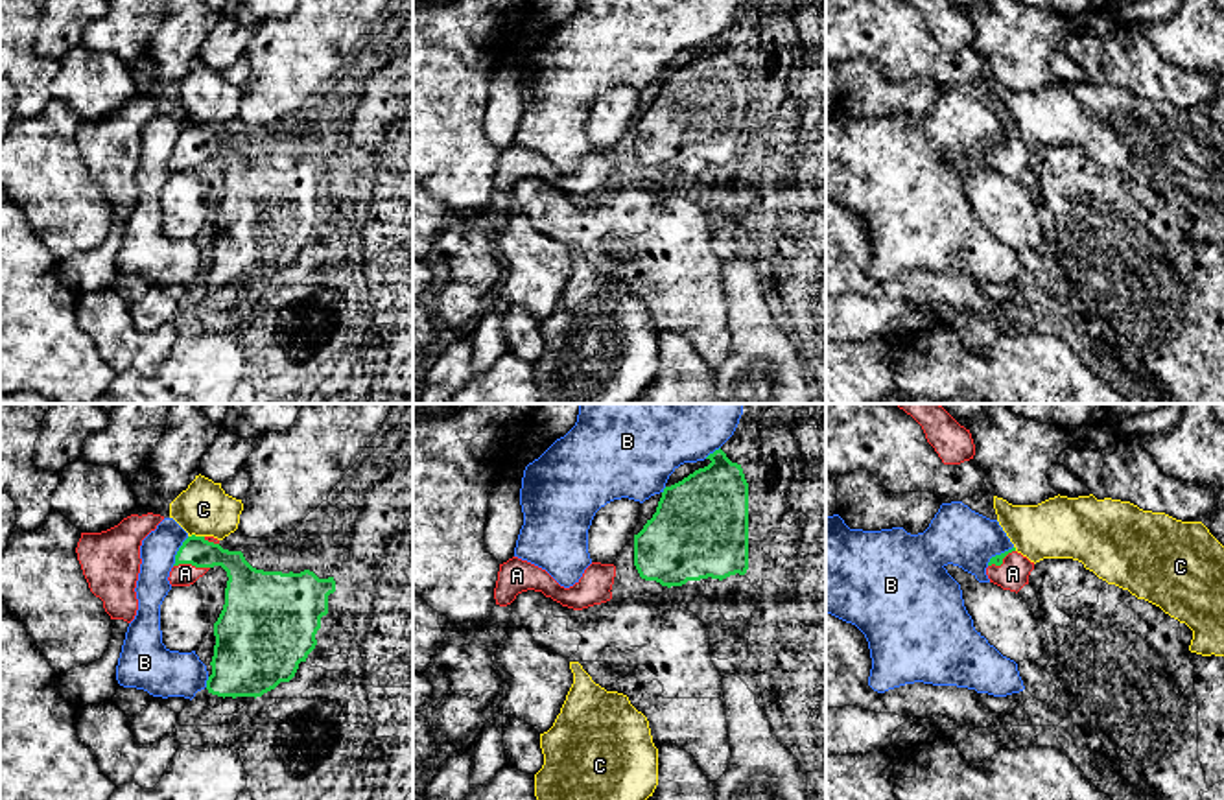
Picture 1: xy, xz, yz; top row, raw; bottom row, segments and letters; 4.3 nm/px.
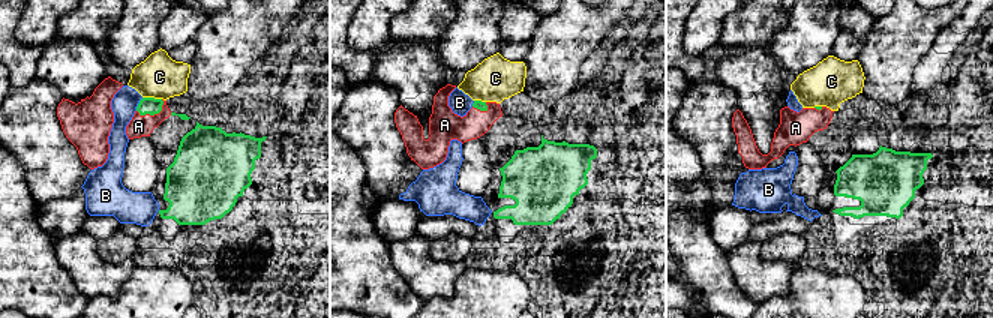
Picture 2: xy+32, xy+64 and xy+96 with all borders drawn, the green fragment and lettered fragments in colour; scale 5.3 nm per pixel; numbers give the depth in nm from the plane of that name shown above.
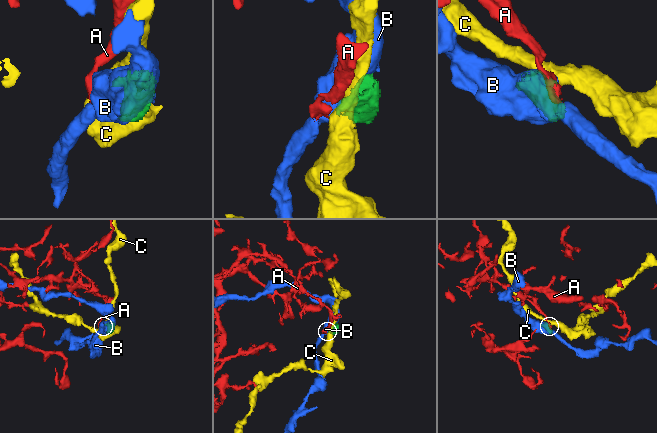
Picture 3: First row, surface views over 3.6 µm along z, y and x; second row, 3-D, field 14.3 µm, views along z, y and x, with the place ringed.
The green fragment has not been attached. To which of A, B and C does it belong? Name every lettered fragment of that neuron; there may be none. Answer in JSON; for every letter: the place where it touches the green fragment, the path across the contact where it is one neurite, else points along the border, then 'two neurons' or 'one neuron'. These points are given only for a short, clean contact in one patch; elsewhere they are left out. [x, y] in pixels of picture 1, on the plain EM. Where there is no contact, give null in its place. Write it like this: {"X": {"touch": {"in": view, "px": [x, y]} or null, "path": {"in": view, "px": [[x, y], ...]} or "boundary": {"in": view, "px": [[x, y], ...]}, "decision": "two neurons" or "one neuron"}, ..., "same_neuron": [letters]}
{"A": {"touch": {"in": "xy", "px": [192, 152]}, "path": {"in": "xy", "px": [[246, 172], [223, 146], [192, 152], [185, 161]]}, "decision": "one neuron"}, "B": {"touch": {"in": "xy", "px": [177, 139]}, "decision": "two neurons"}, "C": {"touch": {"in": "xy", "px": [194, 122]}, "decision": "two neurons"}, "same_neuron": ["A"]}

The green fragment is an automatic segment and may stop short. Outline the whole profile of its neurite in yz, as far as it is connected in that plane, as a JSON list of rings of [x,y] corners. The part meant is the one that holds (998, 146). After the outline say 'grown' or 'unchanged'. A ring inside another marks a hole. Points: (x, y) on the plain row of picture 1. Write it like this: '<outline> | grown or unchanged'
[[[1012,135],[990,146],[986,162],[990,170],[1018,181],[1025,171],[1029,171],[1029,162],[1032,157],[1034,149]]] | grown

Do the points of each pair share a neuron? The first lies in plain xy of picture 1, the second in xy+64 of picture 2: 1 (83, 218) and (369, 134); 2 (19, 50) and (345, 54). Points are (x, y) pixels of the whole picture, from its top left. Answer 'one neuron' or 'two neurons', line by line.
1: one neuron
2: one neuron

